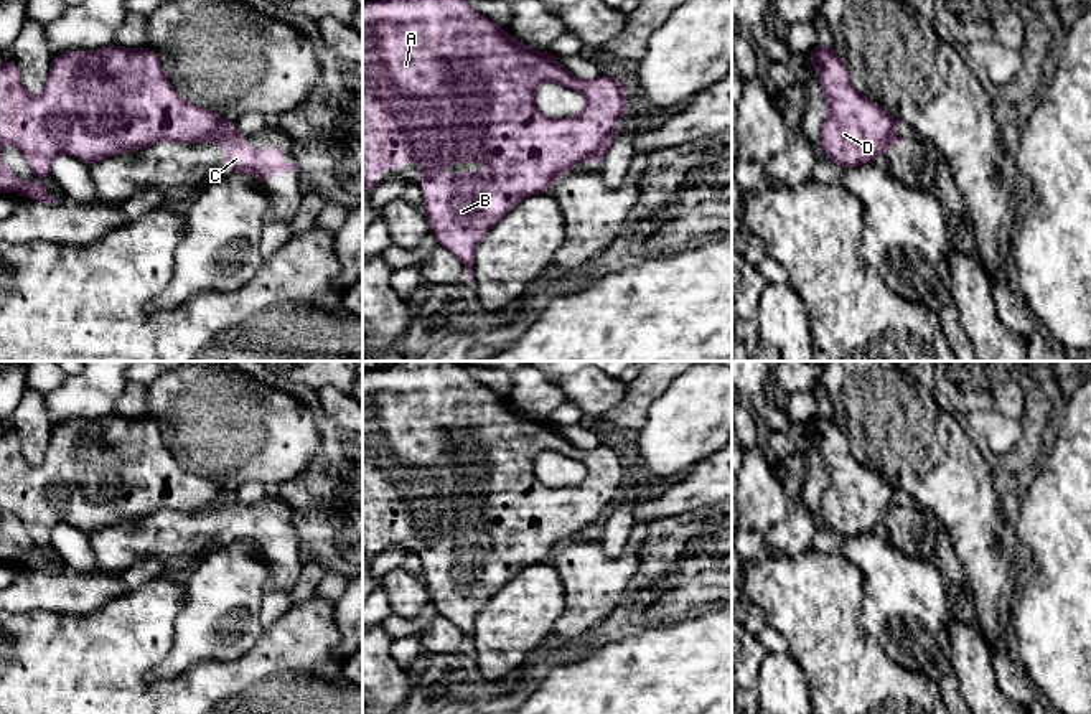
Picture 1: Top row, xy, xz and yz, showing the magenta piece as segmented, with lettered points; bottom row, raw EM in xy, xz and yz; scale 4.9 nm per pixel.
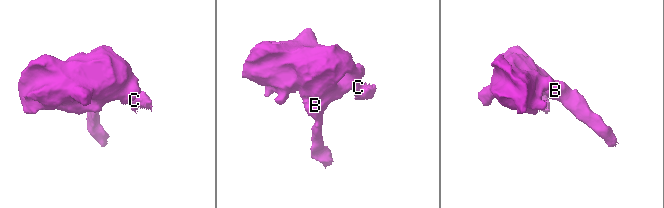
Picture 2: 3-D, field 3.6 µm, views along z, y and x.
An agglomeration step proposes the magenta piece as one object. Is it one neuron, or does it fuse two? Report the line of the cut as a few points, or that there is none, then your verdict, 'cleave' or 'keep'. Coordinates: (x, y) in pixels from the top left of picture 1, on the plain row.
xz (612, 505), (585, 526) | cleave

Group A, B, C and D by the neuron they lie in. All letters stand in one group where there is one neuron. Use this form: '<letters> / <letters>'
A B D / C

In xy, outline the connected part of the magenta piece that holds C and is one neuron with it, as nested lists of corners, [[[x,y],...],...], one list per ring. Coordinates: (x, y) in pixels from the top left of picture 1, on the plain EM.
[[[224,488],[209,510],[222,514],[227,544],[249,541],[259,551],[267,551],[272,543],[295,543],[297,534],[282,529],[283,519],[274,516],[251,519],[246,506],[237,500],[236,490]]]

